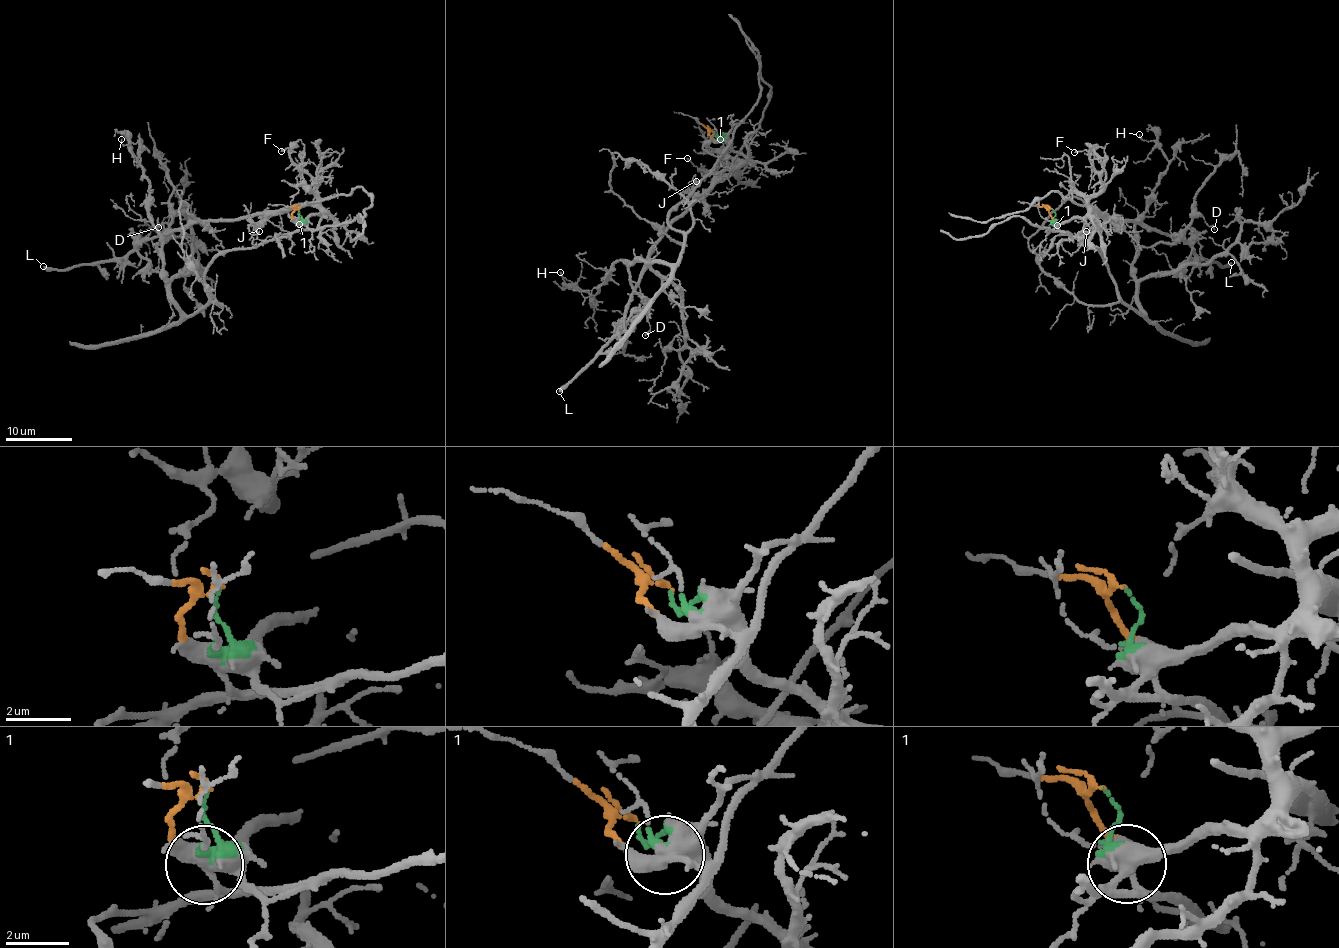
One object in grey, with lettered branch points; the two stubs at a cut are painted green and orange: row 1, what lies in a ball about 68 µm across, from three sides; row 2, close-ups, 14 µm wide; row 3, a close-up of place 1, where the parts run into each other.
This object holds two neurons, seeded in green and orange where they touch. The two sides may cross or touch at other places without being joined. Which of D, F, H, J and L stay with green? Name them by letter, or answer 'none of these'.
F, J, L

